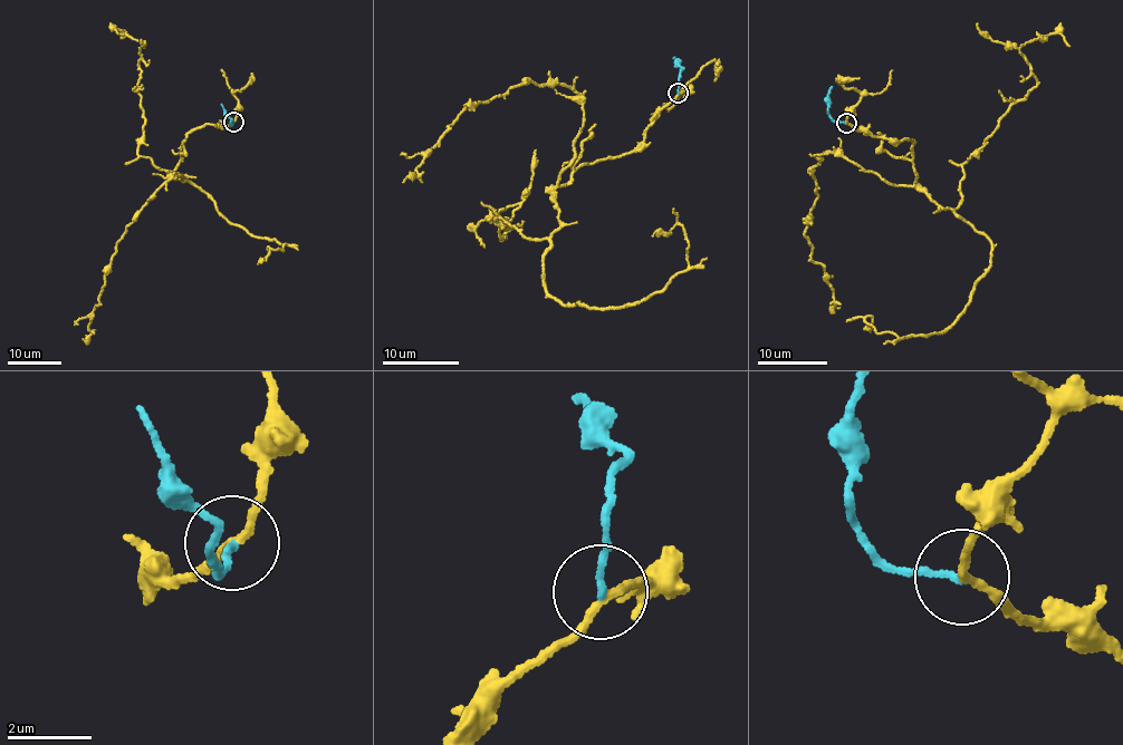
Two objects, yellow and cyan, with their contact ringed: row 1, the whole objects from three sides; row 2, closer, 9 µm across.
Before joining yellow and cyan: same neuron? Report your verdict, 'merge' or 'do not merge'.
merge

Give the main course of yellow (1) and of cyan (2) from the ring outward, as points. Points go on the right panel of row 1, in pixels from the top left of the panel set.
1: (845, 123), (908, 137), (917, 180), (895, 186), (833, 153), (813, 167), (805, 238), (840, 309)
2: (845, 123), (835, 122), (828, 114), (832, 87)

